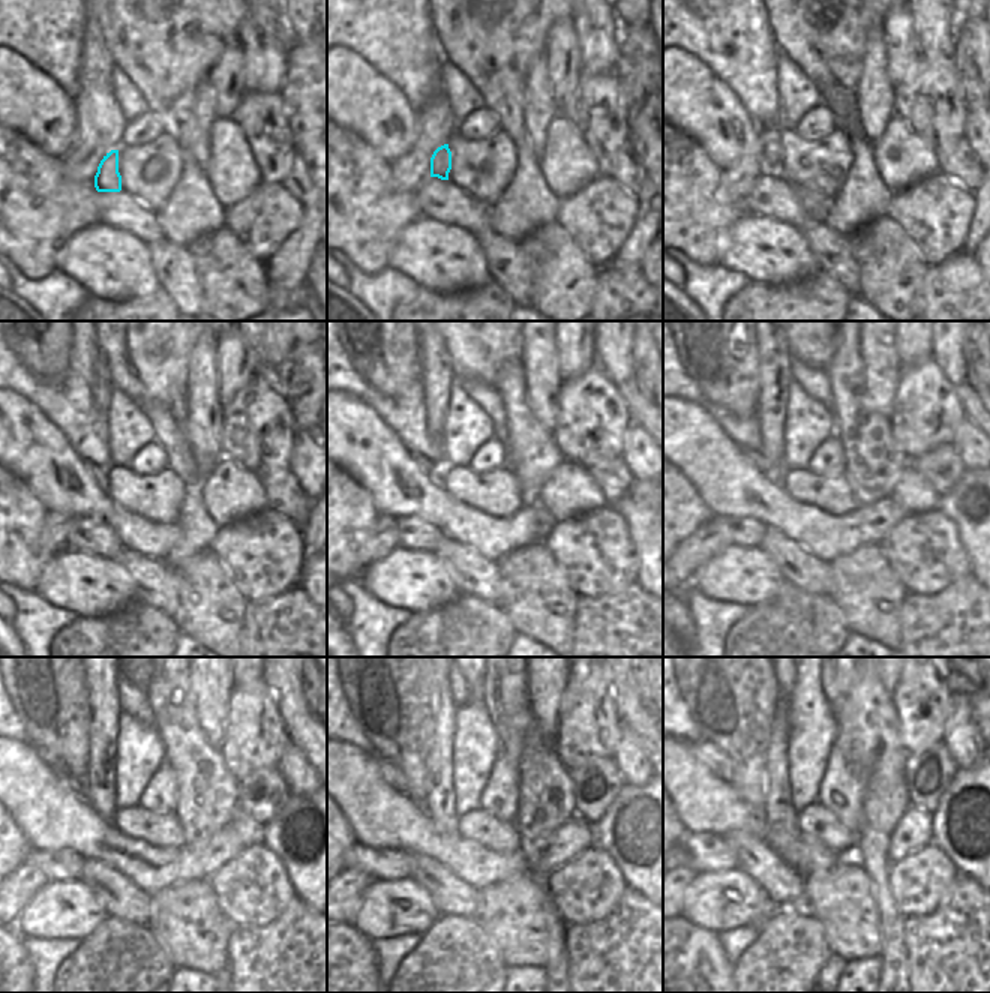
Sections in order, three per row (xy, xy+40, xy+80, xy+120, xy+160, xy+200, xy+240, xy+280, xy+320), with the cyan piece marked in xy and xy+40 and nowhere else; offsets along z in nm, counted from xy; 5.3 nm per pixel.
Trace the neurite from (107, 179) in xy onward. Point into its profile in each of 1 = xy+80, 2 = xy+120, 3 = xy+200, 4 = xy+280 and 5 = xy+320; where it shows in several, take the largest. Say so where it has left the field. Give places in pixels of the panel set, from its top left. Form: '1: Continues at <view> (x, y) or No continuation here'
1: Continues at xy+80 (770, 137)
2: Continues at xy+120 (99, 474)
3: Continues at xy+200 (770, 471)
4: Continues at xy+280 (392, 774)
5: Continues at xy+320 (705, 752).

